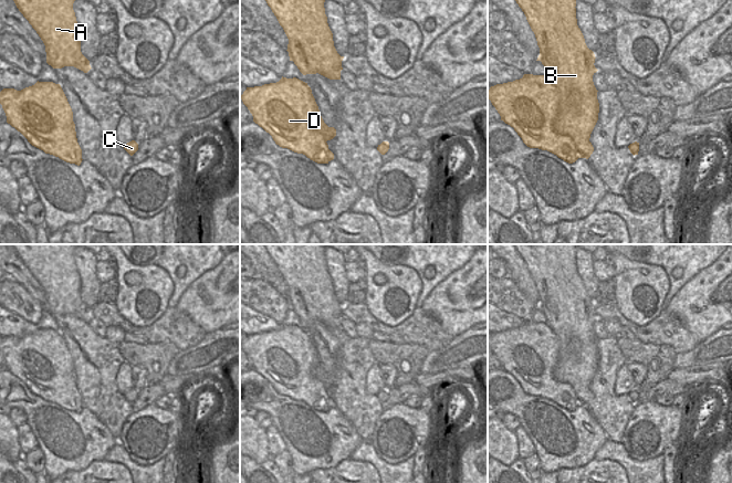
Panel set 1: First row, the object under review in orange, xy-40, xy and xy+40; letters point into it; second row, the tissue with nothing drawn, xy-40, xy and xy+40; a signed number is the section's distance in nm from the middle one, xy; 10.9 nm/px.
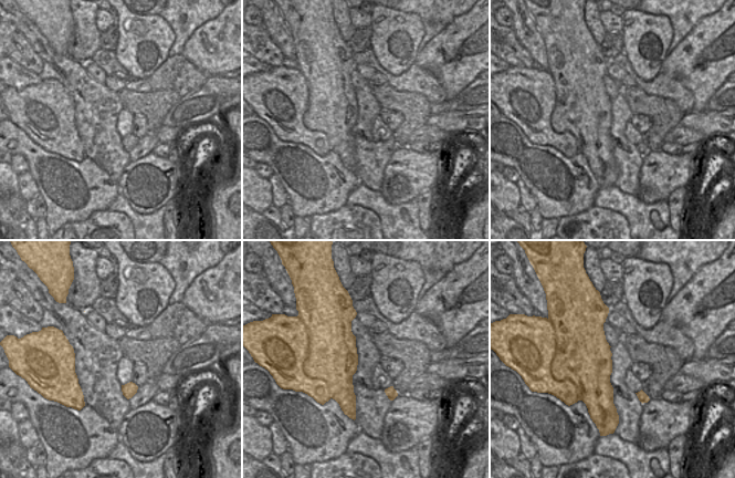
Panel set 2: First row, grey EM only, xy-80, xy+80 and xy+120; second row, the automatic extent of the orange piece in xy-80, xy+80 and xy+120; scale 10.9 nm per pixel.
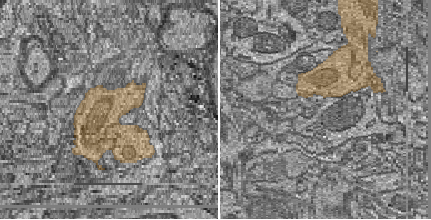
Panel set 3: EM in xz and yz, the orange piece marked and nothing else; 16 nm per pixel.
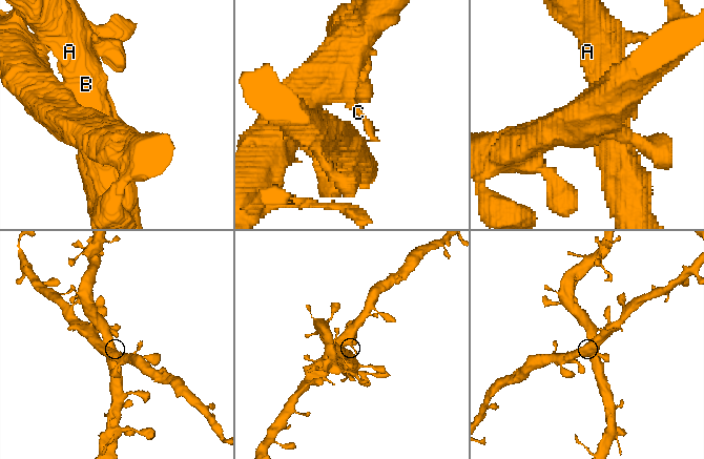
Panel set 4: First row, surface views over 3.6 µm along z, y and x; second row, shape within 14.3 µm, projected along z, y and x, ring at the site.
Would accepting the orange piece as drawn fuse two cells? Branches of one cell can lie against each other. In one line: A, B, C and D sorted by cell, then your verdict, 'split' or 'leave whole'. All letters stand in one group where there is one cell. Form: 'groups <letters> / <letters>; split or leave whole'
groups A B / C D; split

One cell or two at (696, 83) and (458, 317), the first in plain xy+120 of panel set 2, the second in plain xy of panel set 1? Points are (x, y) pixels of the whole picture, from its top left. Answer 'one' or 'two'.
one

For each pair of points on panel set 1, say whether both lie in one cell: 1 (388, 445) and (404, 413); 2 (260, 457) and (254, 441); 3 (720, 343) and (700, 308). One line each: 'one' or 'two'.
1: one
2: one
3: two

